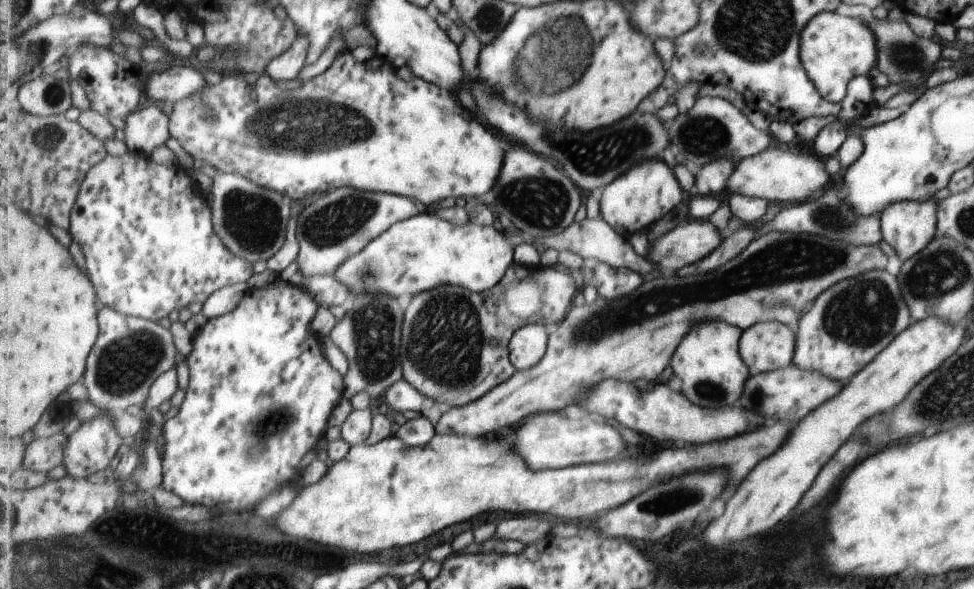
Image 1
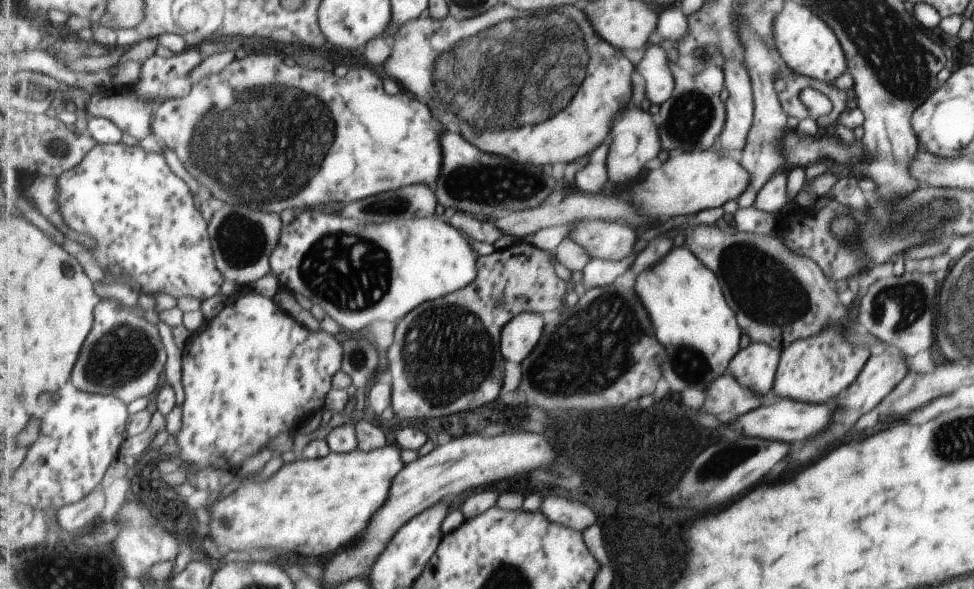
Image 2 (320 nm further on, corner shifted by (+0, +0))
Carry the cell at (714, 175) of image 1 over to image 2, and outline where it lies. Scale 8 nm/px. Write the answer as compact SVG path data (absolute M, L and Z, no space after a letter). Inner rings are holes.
M725 59L722 77L727 98L720 145L725 150L742 150L752 125L752 90L746 68L737 59Z

